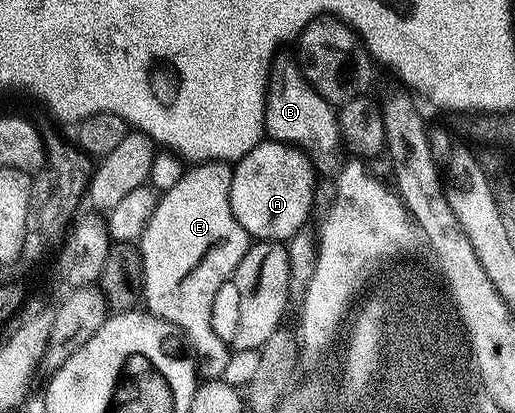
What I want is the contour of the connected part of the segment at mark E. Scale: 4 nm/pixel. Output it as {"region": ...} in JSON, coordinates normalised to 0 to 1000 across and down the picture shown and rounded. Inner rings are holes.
{"region":[[[384,392],[363,404],[361,416],[334,450],[334,460],[313,467],[307,496],[280,557],[272,584],[276,613],[276,717],[282,743],[299,765],[334,780],[355,816],[392,860],[388,910],[394,923],[429,913],[435,886],[443,886],[449,845],[412,799],[412,731],[427,692],[466,644],[466,625],[489,588],[489,576],[458,538],[447,496],[447,453],[450,450],[452,404],[439,392]]]}

